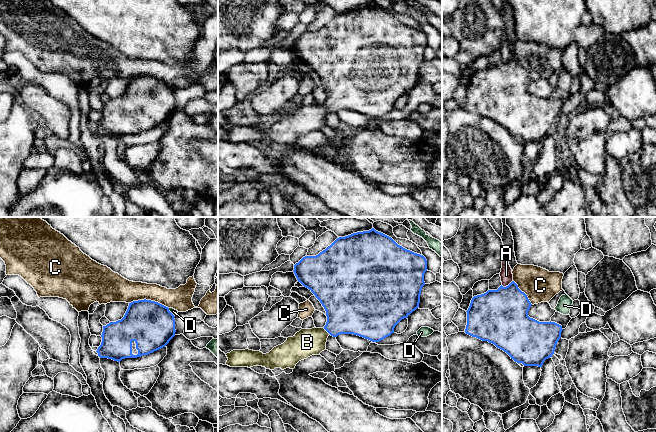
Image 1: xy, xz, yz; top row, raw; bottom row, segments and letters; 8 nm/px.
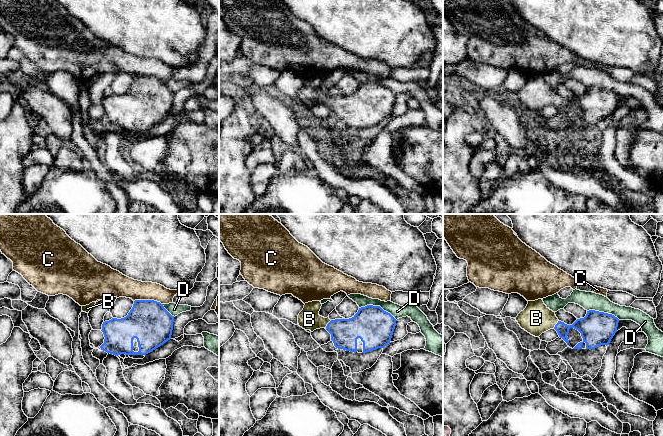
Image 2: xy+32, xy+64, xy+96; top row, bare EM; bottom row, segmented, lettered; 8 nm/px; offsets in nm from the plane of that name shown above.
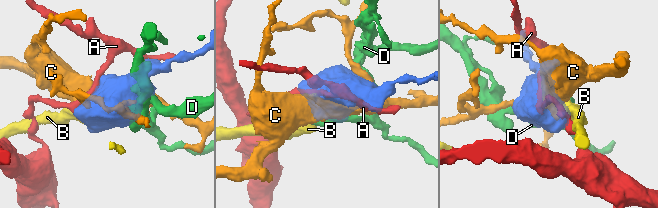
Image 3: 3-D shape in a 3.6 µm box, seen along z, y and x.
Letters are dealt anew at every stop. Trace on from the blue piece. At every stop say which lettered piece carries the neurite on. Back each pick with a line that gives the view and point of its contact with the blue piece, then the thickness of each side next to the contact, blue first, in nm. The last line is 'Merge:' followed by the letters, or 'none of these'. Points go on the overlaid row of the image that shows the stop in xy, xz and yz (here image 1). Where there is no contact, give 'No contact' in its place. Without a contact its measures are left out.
B: Touches blue at xz (327, 331). Thickness 380 nm (blue) against 220 nm
Merge: B

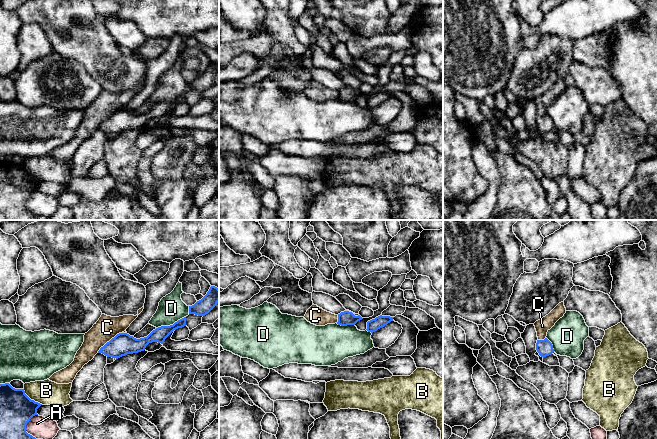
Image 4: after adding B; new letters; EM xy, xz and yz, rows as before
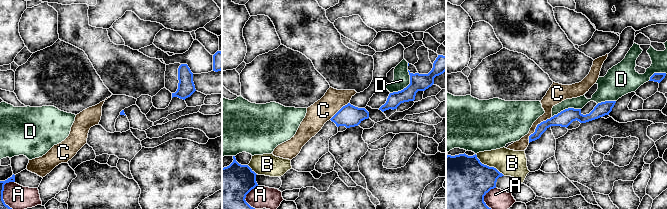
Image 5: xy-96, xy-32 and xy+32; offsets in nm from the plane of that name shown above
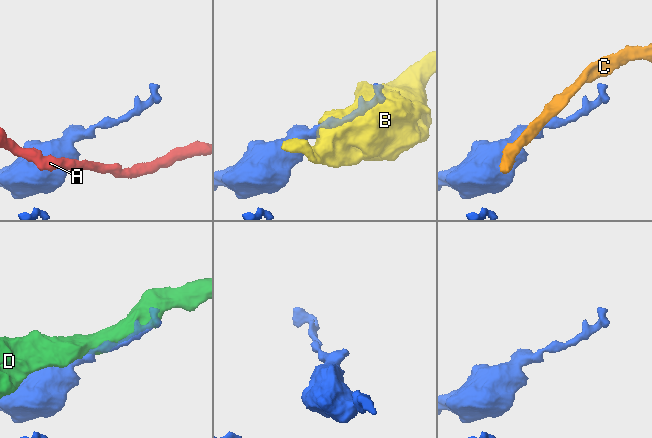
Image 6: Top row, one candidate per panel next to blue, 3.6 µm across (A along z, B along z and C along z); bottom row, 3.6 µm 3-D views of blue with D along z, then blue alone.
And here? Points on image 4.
Merge: none of these

